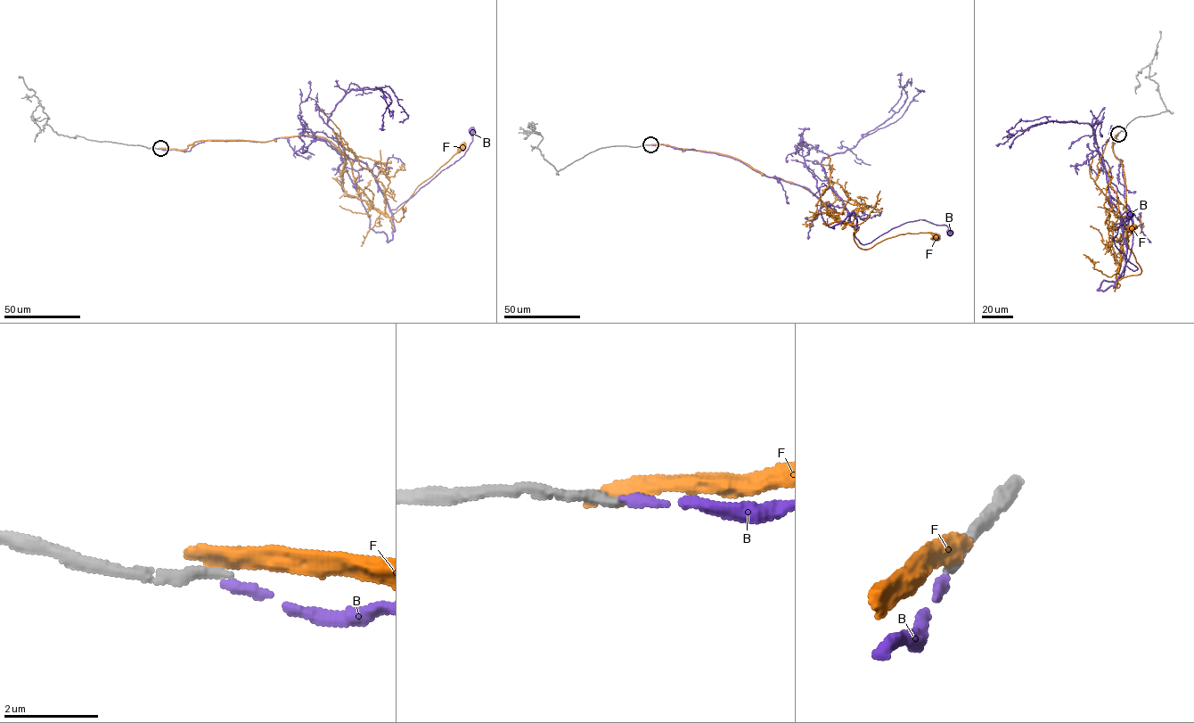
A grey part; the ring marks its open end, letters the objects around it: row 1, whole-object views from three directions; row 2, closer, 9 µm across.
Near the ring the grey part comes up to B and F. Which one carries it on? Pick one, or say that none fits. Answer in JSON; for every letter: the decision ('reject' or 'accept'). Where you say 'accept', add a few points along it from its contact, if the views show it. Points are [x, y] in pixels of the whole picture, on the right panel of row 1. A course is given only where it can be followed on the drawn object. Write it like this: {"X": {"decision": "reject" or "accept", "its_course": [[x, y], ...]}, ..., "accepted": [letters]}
{"B": {"decision": "accept", "its_course": [[1118, 134], [1113, 150], [1122, 160], [1129, 209], [1120, 220], [1125, 265], [1134, 271], [1112, 238], [1129, 215]]}, "F": {"decision": "reject"}, "accepted": ["B"]}

